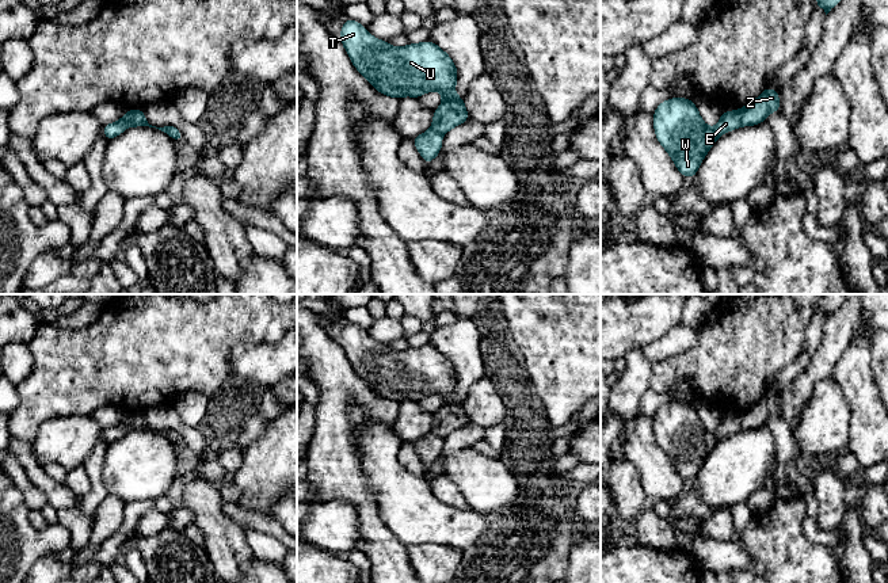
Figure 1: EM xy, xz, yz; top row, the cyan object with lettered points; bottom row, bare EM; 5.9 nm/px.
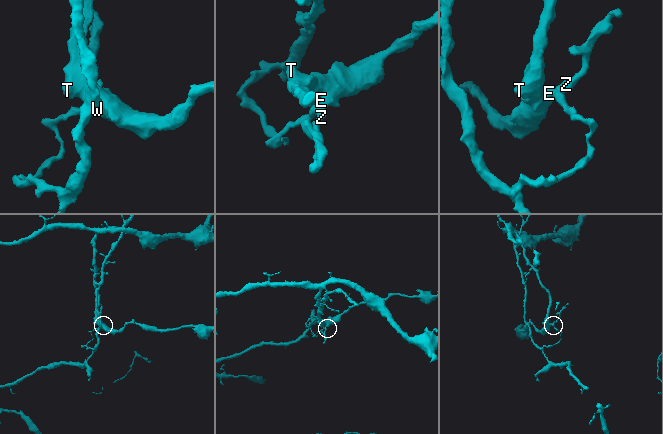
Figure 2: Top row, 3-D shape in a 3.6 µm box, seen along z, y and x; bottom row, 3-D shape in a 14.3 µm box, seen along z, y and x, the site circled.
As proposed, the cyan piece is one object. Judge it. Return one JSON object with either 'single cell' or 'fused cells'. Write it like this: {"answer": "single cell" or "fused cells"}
{"answer": "fused cells"}

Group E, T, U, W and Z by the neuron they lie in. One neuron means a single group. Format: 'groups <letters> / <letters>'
groups E T U W / Z

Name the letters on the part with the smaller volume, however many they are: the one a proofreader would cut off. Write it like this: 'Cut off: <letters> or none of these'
Cut off: Z

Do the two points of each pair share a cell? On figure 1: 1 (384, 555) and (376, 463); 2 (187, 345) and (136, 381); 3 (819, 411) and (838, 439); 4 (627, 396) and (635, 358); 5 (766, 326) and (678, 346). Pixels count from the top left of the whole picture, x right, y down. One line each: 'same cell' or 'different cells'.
1: different cells
2: same cell
3: same cell
4: same cell
5: different cells

